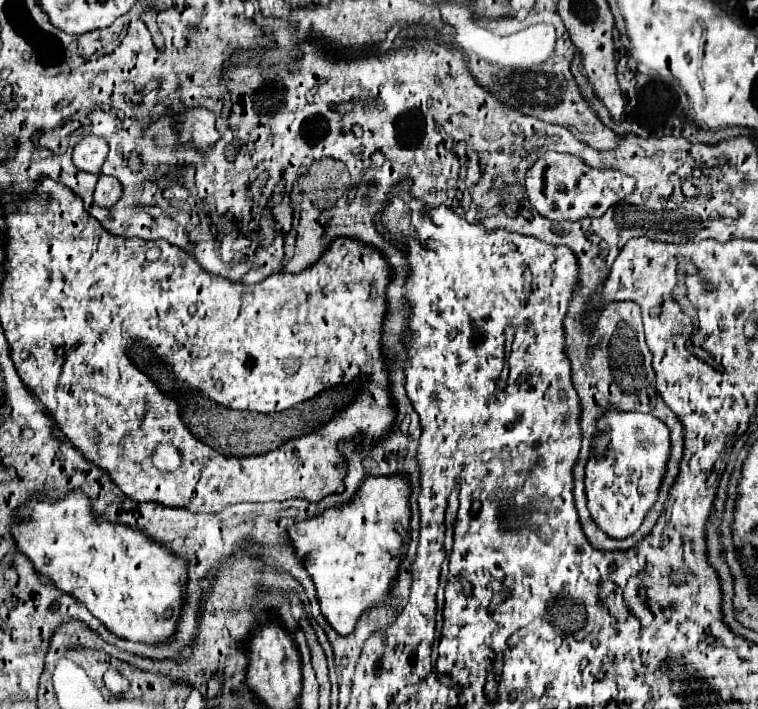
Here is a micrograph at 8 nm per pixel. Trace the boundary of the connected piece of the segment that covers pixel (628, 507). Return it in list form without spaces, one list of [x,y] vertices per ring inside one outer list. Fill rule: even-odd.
[[[612,412],[608,414],[606,420],[598,422],[596,444],[592,448],[590,462],[586,466],[586,496],[588,496],[588,510],[594,522],[606,534],[610,534],[610,538],[628,538],[642,526],[646,514],[658,500],[668,460],[670,460],[670,430],[664,422],[660,422],[652,414]]]

